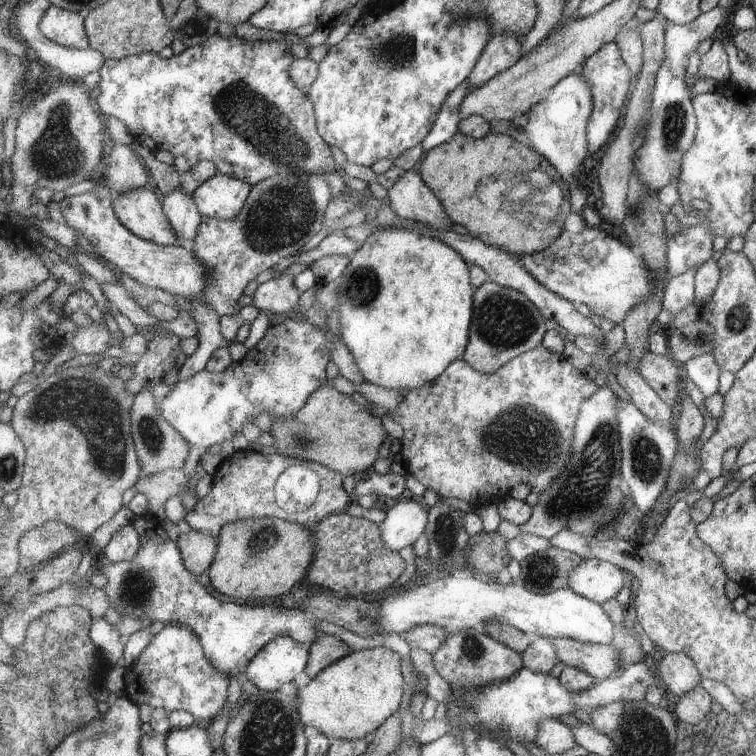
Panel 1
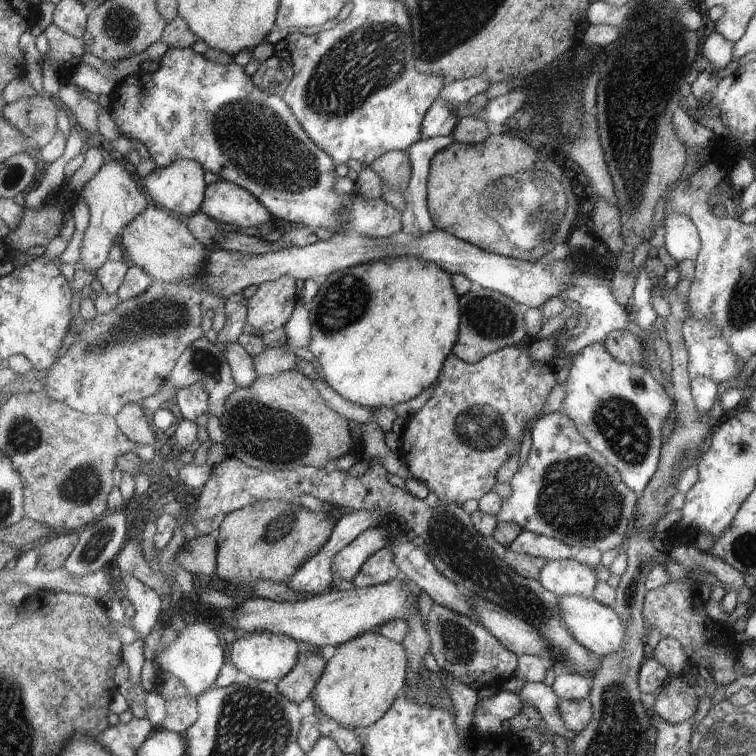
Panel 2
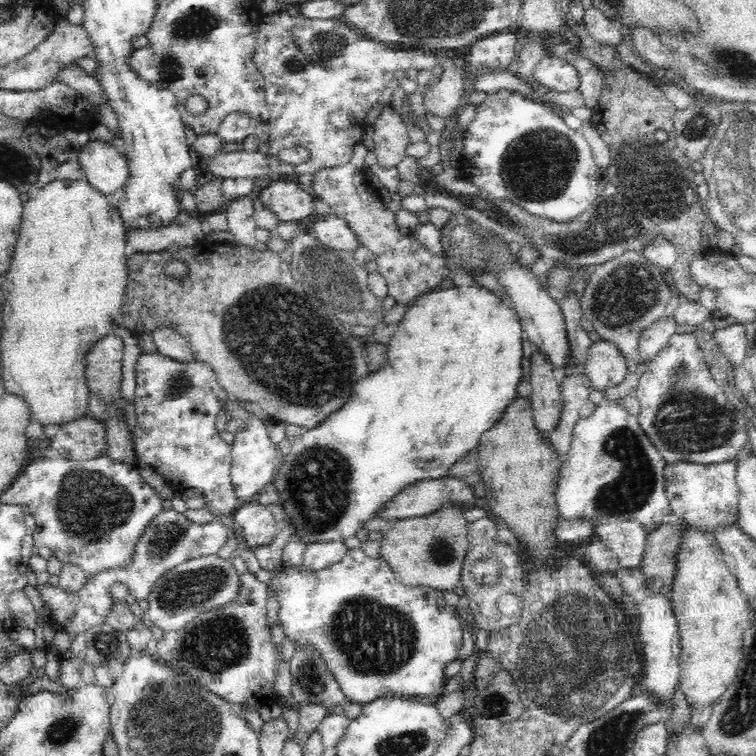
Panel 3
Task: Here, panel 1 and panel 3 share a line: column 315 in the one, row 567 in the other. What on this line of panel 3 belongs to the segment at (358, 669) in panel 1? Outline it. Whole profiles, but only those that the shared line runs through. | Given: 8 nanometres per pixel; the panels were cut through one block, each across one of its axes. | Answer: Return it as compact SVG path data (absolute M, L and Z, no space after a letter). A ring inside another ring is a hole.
M690 526L687 528L686 537L683 538L684 544L680 547L678 568L672 583L671 592L671 601L672 604L674 604L674 611L676 611L676 619L678 619L680 628L680 642L682 645L680 655L680 690L682 690L682 692L686 695L686 701L688 702L690 710L693 708L706 708L706 706L714 704L714 702L718 701L722 697L722 694L724 694L724 692L728 689L728 686L730 686L730 684L735 680L735 676L737 675L739 664L741 663L743 656L743 635L749 627L752 627L752 620L750 618L752 609L748 604L749 599L740 591L737 579L730 573L729 567L723 558L725 556L723 551L717 546L715 541L712 541L705 536L703 534L704 532L706 532L704 529L699 529L698 527Z

